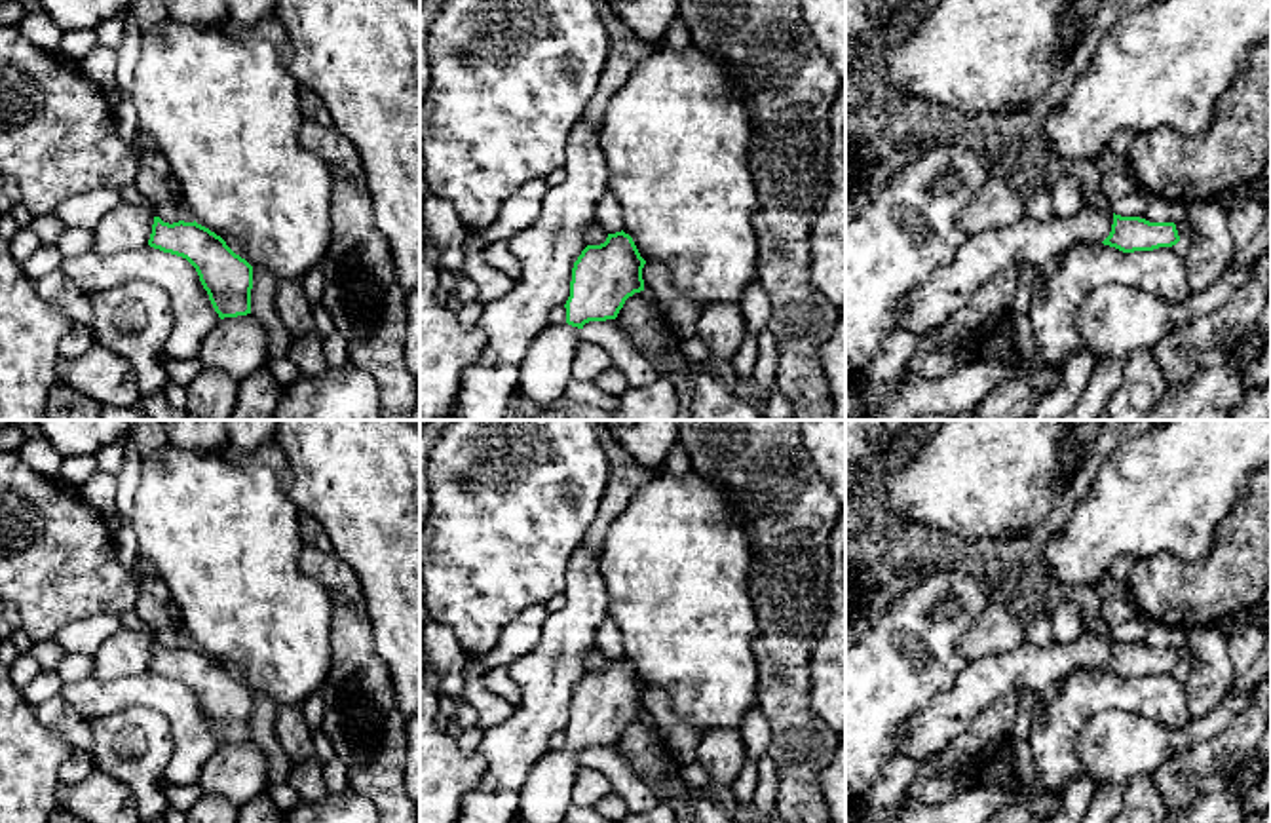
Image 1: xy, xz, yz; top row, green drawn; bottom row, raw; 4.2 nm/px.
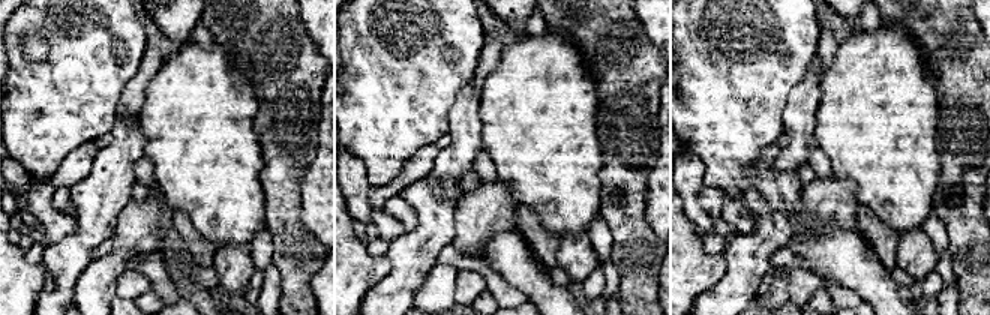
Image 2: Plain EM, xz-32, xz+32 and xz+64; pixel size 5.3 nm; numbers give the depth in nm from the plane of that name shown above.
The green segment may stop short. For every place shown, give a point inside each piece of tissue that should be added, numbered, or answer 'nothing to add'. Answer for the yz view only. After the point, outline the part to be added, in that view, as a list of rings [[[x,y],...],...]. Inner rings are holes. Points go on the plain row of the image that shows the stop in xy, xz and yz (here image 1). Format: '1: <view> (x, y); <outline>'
1: yz (1184, 654); [[[1187,642],[1176,650],[1176,656],[1178,656],[1180,667],[1189,669],[1193,665],[1193,652]]]

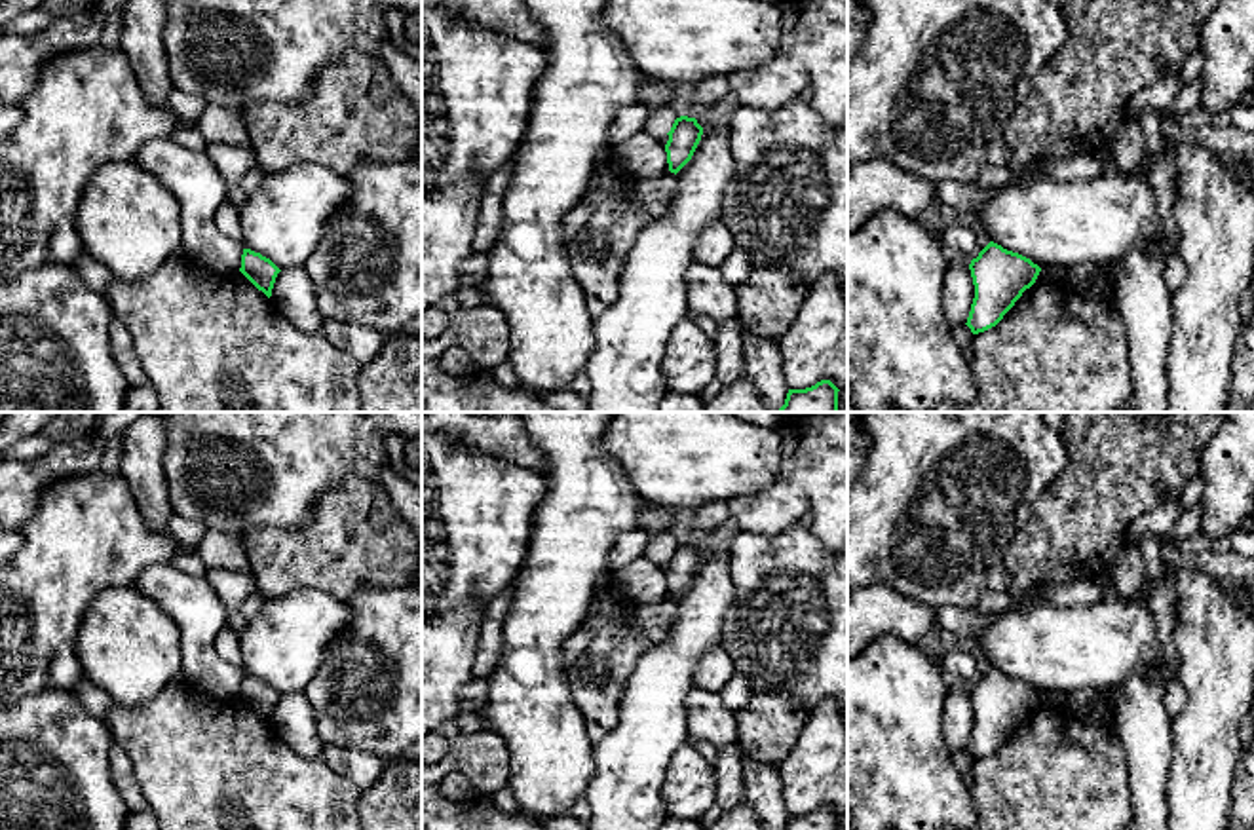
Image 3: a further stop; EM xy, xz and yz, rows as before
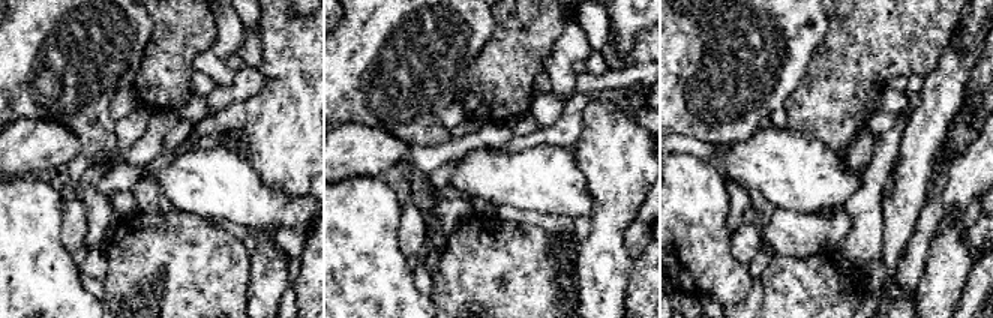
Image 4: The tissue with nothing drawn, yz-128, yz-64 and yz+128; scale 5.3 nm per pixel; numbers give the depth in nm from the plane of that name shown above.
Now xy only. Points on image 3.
nothing to add

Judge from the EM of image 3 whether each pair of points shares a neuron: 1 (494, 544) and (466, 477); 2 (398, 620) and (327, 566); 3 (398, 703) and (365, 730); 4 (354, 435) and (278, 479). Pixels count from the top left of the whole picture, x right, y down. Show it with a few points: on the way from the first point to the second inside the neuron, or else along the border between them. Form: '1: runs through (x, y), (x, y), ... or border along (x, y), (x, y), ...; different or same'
1: runs through (477, 527), (466, 515), (466, 494); same
2: border along (401, 585), (363, 587), (346, 599); different
3: runs through (390, 705), (373, 722); same
4: runs through (335, 435), (322, 435), (297, 460); same

